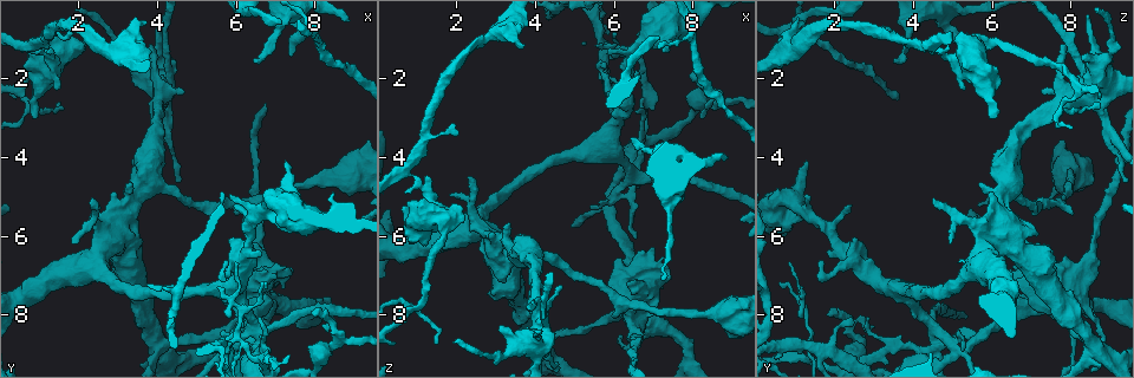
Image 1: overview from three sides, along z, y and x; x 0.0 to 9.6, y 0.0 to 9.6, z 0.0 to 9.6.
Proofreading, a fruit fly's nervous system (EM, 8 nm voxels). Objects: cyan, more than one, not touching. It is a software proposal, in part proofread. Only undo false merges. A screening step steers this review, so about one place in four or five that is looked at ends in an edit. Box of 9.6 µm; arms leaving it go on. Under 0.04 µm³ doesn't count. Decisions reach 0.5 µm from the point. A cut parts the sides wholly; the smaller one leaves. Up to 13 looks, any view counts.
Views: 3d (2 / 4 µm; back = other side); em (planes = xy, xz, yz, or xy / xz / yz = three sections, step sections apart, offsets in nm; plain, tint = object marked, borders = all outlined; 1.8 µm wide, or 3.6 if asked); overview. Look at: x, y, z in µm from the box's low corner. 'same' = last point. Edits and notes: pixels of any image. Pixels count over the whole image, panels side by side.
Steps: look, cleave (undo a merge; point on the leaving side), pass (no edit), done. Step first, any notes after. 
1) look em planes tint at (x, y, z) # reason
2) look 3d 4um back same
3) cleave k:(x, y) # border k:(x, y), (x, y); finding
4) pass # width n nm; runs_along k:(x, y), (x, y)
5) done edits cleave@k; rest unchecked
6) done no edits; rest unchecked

look em 3.6um xz step 4 tint at (1.35, 1.55, 5.10) # thick turns thin

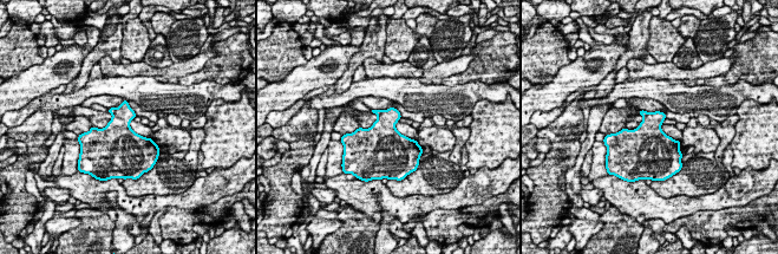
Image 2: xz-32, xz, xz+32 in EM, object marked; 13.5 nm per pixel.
look em 3.6um yz step 16 tint same

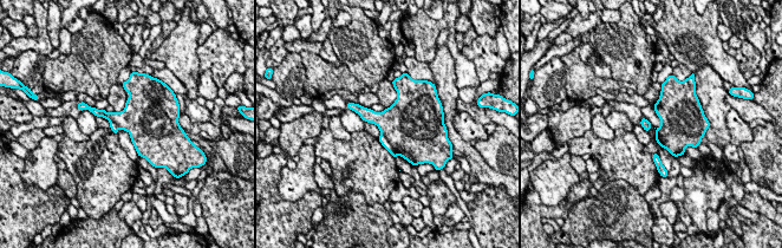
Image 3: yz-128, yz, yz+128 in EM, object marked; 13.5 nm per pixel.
cleave 3:(384, 142) # width 130 nm; a second neuron is stuck on

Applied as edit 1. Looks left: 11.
look em 3.6um xz step 16 tint at (2.90, 5.65, 6.15) # sudden change in width

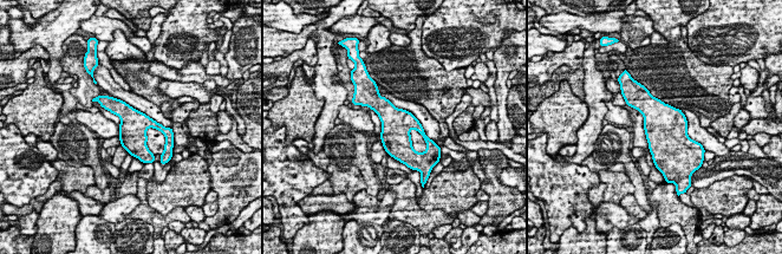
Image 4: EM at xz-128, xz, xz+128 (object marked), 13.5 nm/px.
look em 3.6um planes tint same

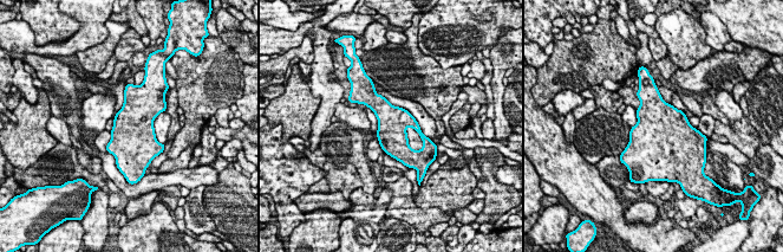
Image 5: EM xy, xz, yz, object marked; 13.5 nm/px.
pass # width 420 nm; continuous, no second neuron

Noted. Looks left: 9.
look 3d 4um at (4.10, 2.30, 8.40) # arms part here

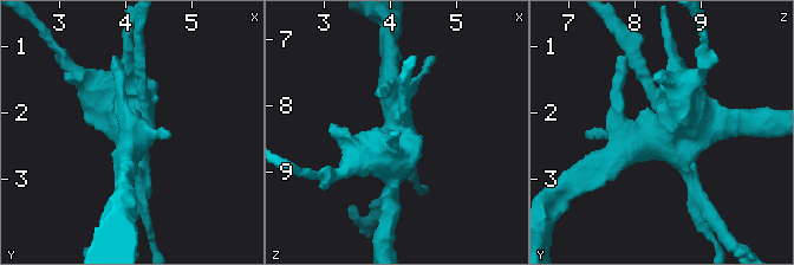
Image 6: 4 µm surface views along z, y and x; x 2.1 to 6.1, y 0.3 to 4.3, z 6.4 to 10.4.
look em xz step 4 tint at (4.00, 2.30, 8.35) # arms 4

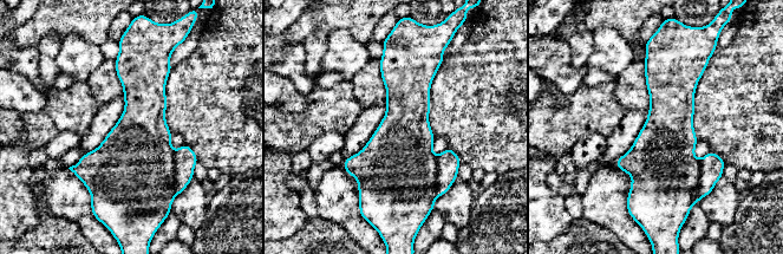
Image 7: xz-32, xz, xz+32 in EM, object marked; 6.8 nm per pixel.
look em planes tint same

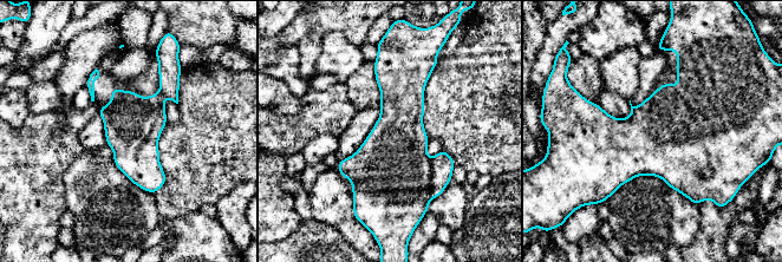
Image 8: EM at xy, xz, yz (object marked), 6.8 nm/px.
pass # one neuron here

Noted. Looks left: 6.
done edits cleave@3; rest unchecked

